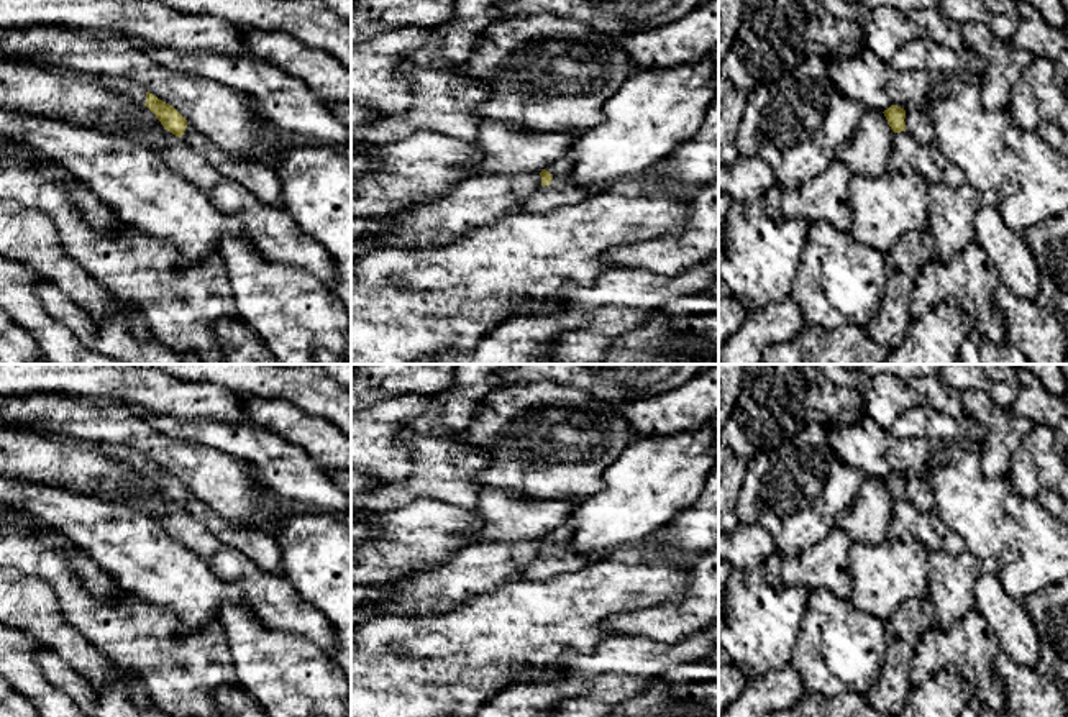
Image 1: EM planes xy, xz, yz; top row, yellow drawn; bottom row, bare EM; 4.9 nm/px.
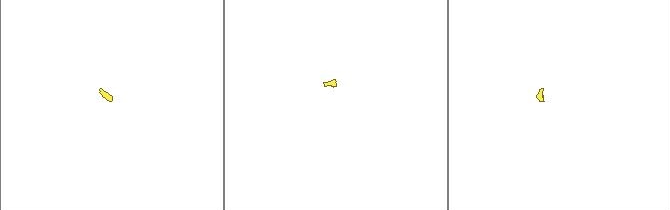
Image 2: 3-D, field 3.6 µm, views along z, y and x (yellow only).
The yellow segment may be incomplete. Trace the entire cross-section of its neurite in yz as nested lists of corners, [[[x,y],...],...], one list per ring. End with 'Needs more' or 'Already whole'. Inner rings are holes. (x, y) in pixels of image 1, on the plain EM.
[[[891,473],[883,481],[894,500],[907,499],[914,507],[924,512],[933,510],[935,497],[925,476],[911,476],[906,479],[897,473]]]. Needs more

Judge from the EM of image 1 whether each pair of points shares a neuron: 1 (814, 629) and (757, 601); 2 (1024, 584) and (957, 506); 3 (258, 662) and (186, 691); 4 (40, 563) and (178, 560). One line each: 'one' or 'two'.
1: two
2: one
3: two
4: two

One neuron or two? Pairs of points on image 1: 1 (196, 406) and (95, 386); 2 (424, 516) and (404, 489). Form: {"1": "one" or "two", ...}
{"1": "one", "2": "two"}

